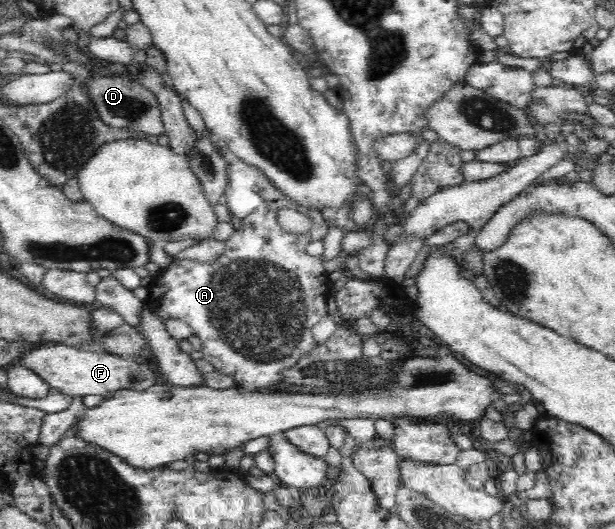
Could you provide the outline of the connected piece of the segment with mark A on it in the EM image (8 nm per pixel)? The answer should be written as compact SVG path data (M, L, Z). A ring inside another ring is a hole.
M230 156L226 164L227 184L222 199L230 212L232 233L224 241L226 249L216 261L193 261L174 259L166 271L148 280L148 306L161 323L178 319L190 326L194 335L202 341L204 360L210 362L216 371L233 375L238 386L248 390L261 390L283 383L280 371L298 363L302 355L318 344L313 338L312 327L320 323L327 314L328 297L331 287L324 255L311 257L306 251L309 243L323 242L328 234L328 224L316 206L304 206L292 200L286 192L278 188L262 169L248 165L240 158ZM282 206L300 210L313 219L315 225L311 233L292 236L282 232L275 215Z

